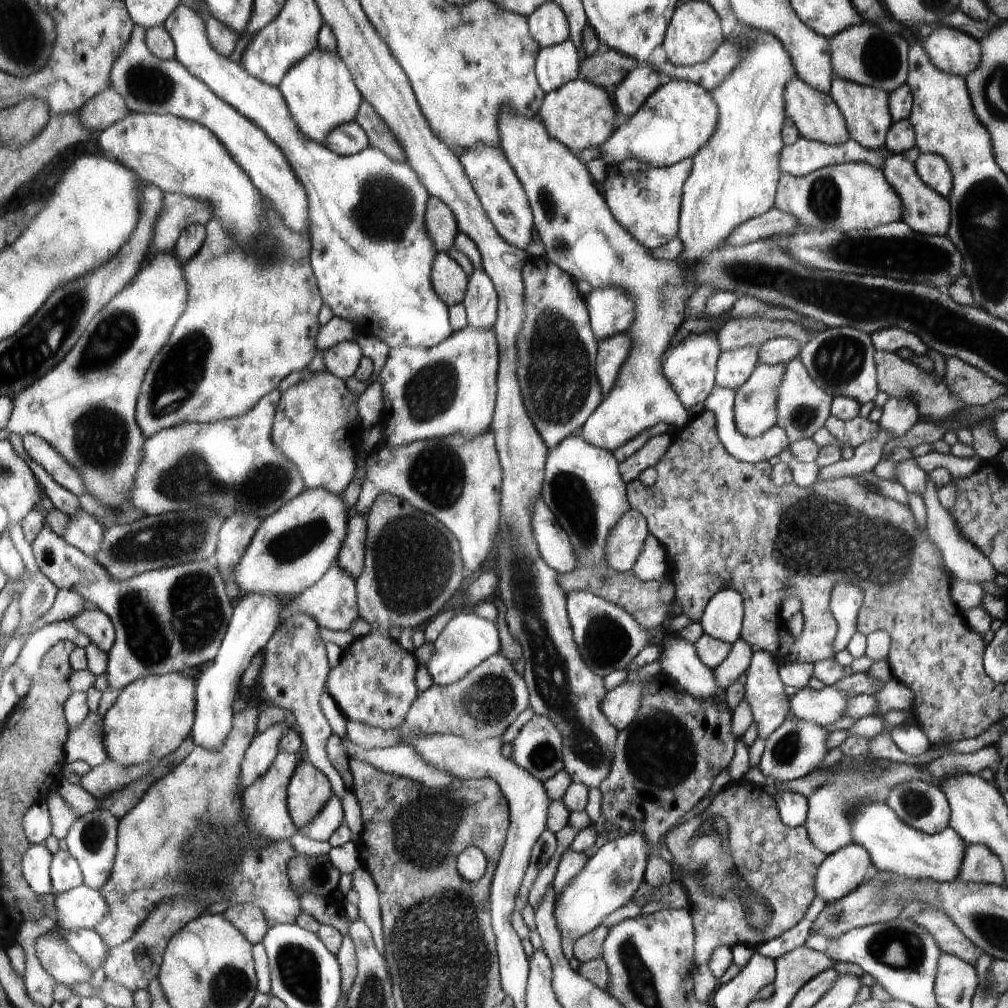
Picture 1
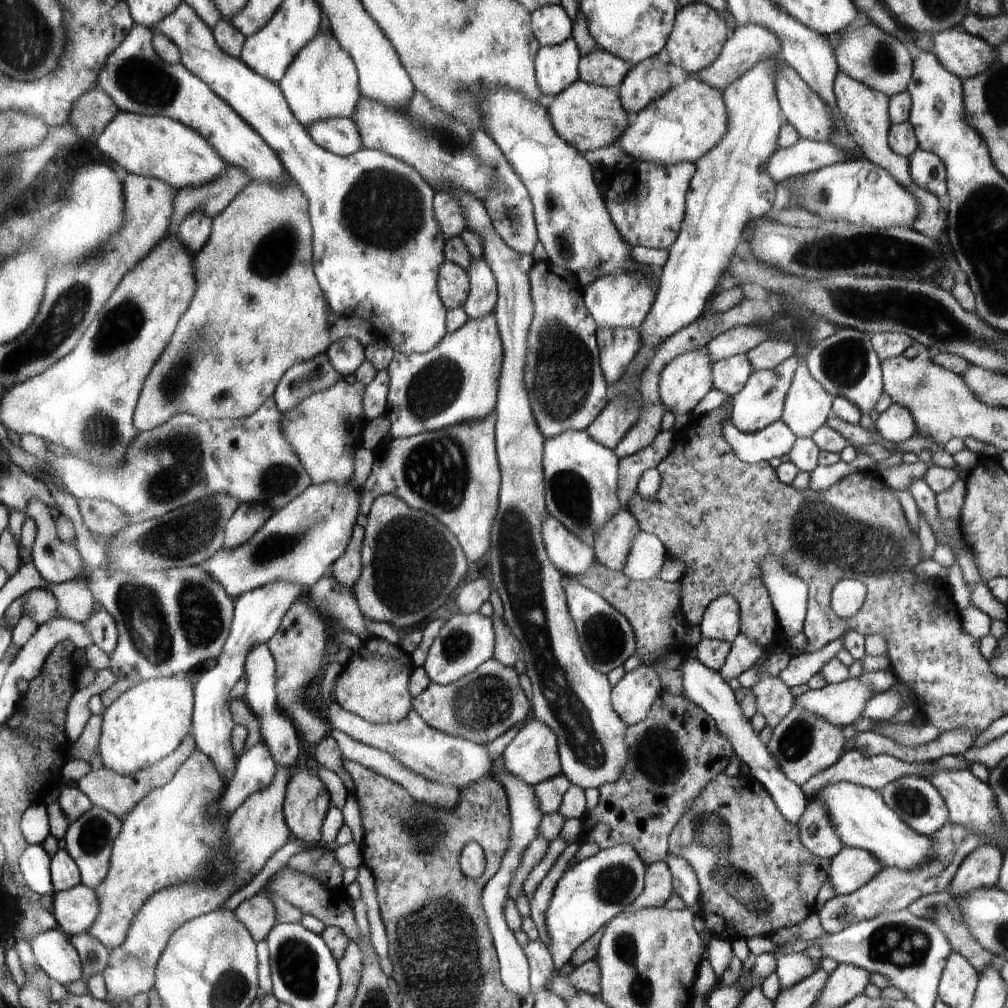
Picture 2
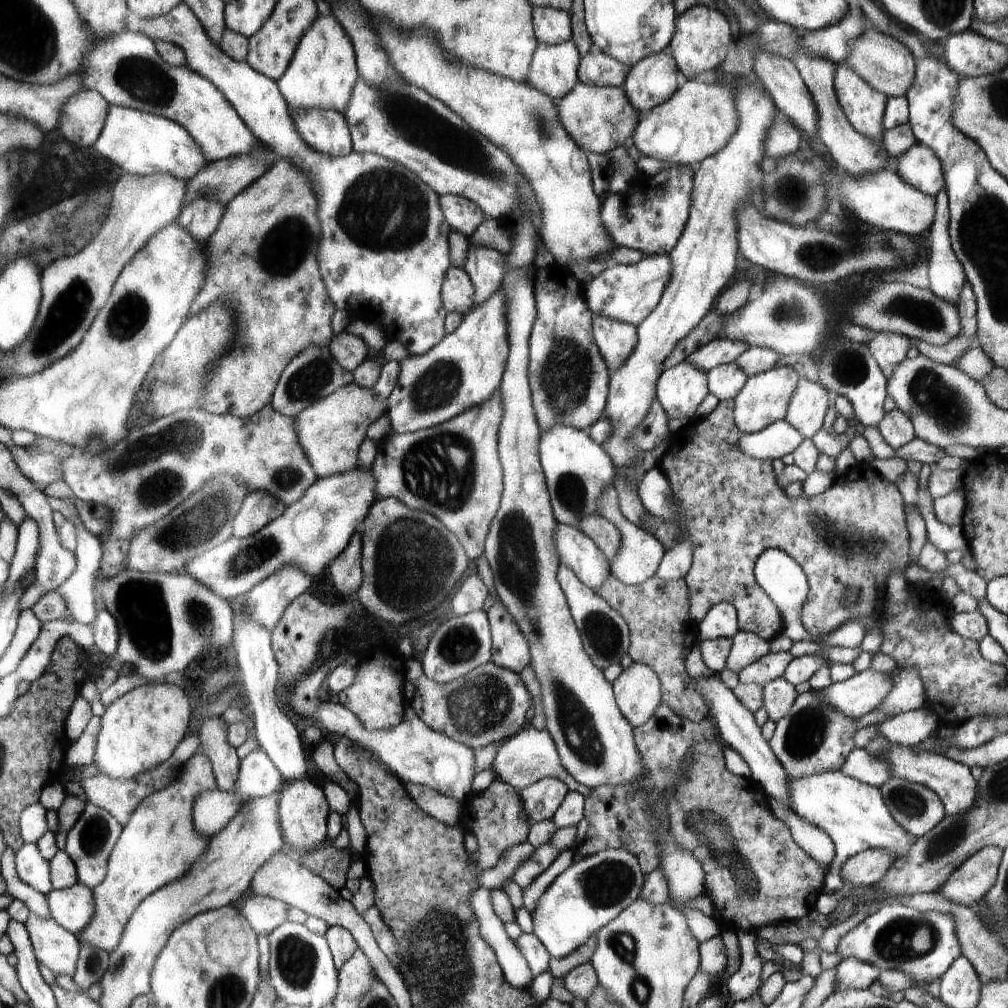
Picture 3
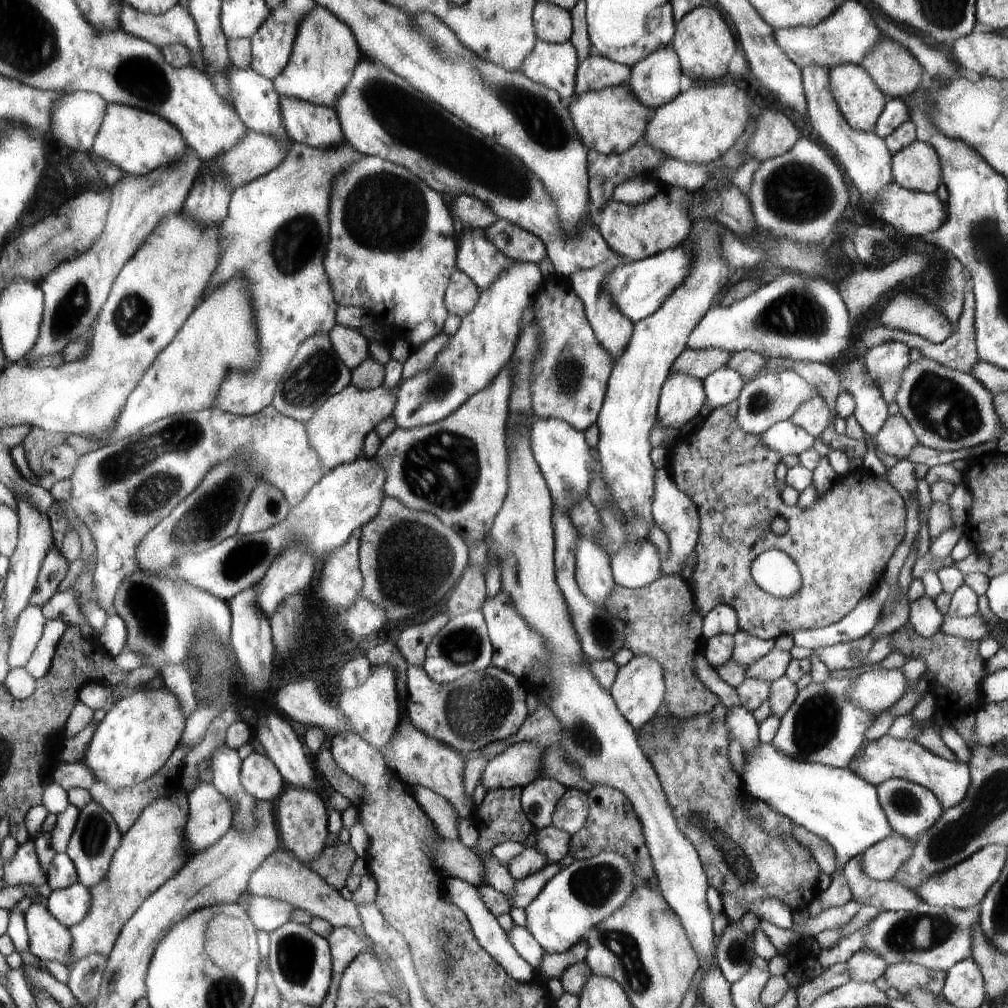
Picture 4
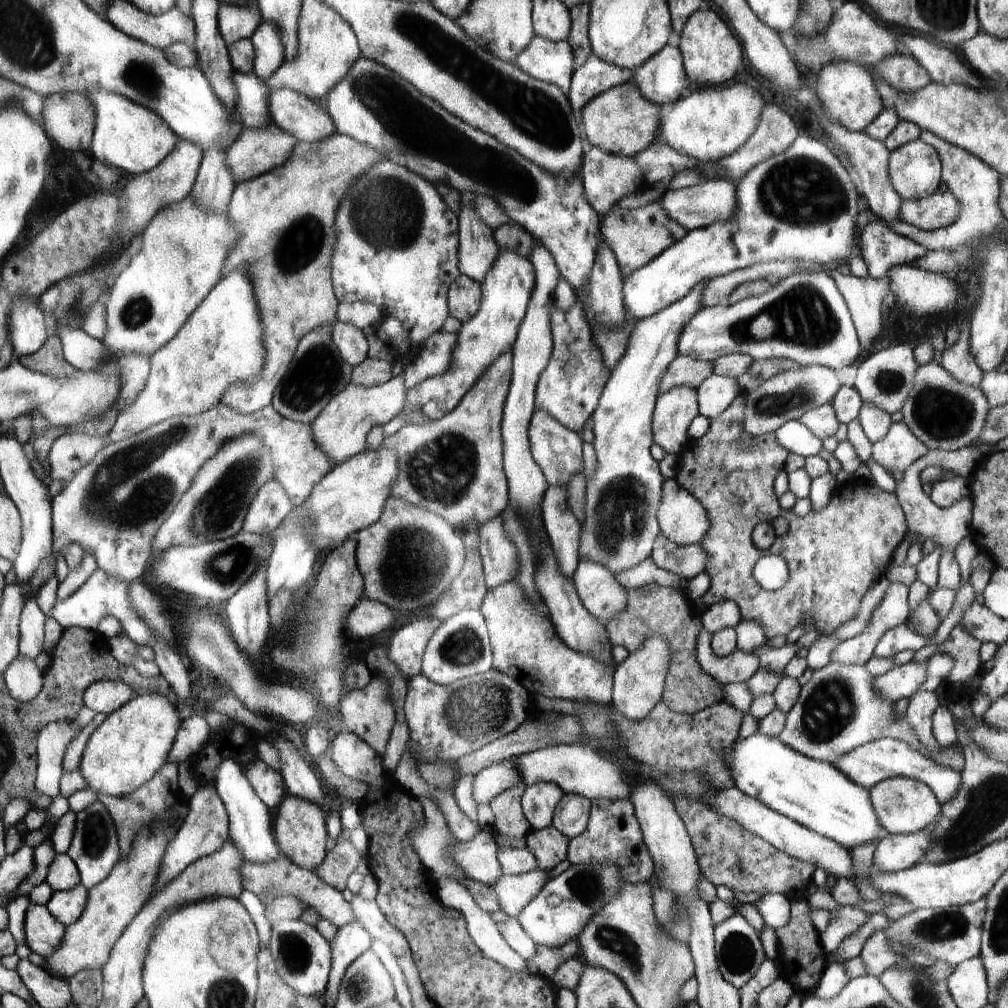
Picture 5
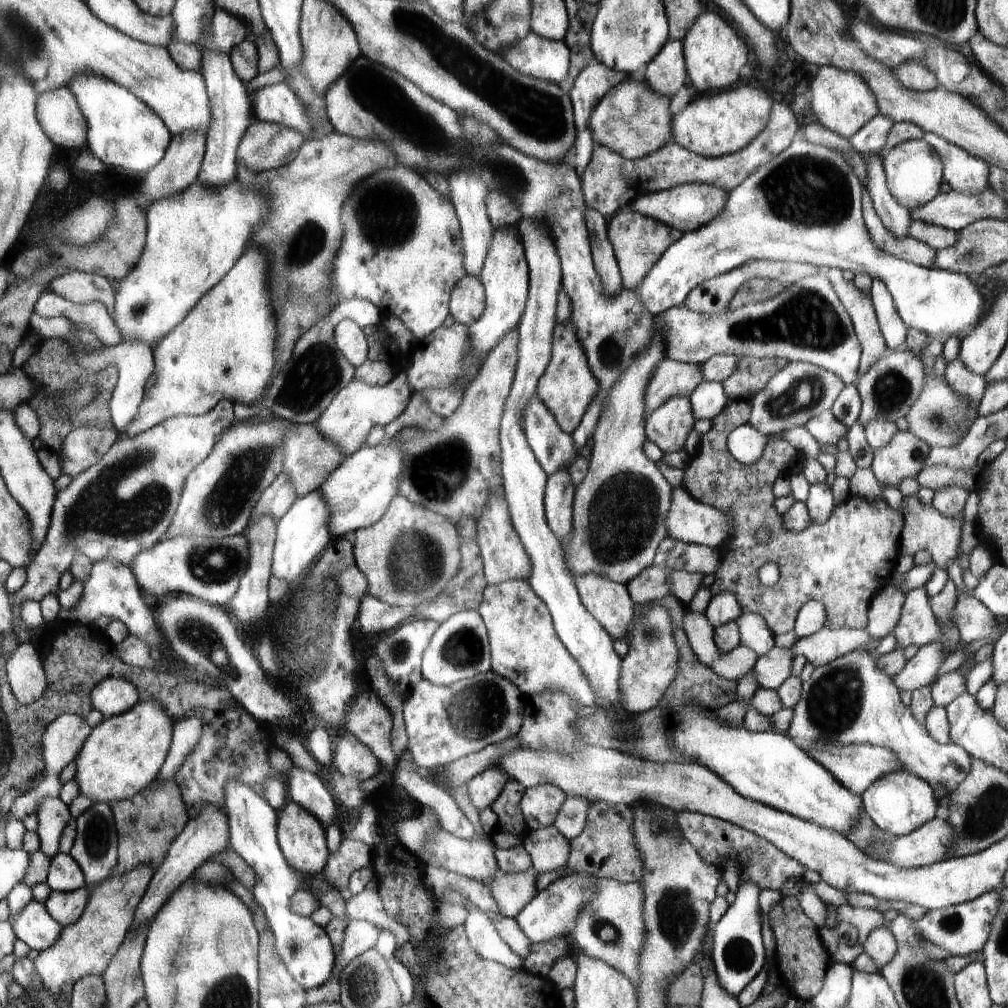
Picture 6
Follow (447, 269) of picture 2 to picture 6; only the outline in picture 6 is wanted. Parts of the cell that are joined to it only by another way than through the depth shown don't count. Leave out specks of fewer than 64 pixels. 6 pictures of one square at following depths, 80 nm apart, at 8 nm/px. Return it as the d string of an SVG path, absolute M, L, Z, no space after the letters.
M464 275L454 288L450 298L450 316L455 322L470 326L486 308L486 291L482 279Z

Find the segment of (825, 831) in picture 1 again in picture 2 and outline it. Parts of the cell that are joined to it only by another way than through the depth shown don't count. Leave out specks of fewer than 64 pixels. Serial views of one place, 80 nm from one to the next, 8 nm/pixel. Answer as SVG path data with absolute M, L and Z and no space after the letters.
M808 802L807 810L796 826L803 845L820 858L832 860L844 847L830 815L818 803Z

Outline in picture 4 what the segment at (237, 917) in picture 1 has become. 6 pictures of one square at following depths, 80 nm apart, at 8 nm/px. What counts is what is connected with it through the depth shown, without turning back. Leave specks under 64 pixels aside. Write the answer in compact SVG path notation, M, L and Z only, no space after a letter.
M247 895L242 901L248 916L255 925L256 930L273 931L280 925L293 920L297 909L291 902Z

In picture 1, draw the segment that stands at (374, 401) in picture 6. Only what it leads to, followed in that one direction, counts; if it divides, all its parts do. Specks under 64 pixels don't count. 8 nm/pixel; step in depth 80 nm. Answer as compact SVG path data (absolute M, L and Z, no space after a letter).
M326 370L281 394L272 440L299 468L306 489L323 488L340 495L355 481L356 450L352 438L346 436L346 426L354 426L350 420L356 420L356 400L345 380Z

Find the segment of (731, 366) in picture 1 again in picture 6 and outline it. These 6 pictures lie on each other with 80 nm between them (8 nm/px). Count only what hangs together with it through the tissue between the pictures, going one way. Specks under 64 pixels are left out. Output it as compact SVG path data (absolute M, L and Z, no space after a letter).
M703 381L689 396L693 414L697 419L713 419L718 416L730 401L722 383Z

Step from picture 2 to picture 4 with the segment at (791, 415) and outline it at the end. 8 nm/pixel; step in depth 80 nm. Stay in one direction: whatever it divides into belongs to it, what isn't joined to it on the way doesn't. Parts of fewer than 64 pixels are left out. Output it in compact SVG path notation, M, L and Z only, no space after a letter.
M819 395L804 403L789 420L804 428L808 434L817 439L835 418L836 416L833 415L833 412L830 412L830 408Z

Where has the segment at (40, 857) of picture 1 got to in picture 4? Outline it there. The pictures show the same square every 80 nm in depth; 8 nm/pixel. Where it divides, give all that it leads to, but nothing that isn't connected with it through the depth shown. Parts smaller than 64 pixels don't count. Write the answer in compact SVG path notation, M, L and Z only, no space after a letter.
M34 840L22 845L11 862L5 863L6 887L33 885L38 888L48 884L48 875L49 873L44 870Z

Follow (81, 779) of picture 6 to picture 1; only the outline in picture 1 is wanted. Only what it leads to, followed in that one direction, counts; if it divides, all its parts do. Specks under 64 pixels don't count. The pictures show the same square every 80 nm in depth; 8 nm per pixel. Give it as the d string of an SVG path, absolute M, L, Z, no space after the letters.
M182 674L150 676L125 686L118 698L102 716L101 732L107 758L119 765L155 766L170 754L180 754L184 739L191 736L192 722L195 722L196 689L192 677Z

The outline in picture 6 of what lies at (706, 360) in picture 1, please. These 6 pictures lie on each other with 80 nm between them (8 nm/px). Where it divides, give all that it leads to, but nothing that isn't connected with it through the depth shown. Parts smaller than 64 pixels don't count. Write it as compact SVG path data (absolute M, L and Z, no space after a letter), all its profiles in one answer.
M689 397L669 398L647 418L647 439L664 454L682 450L695 420Z

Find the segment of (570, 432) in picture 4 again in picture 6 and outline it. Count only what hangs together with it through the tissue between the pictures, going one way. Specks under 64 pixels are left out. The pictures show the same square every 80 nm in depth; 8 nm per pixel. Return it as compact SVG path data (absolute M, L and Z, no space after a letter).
M537 392L531 394L524 410L524 430L527 441L548 476L564 465L570 465L578 450L574 439L556 422Z

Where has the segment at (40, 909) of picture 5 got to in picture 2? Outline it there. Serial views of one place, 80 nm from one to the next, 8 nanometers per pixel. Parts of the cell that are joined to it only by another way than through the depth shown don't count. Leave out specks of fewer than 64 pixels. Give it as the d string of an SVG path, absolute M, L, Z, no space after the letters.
M58 926L40 933L33 940L33 947L42 968L62 985L83 977L80 956L71 938L71 935Z

